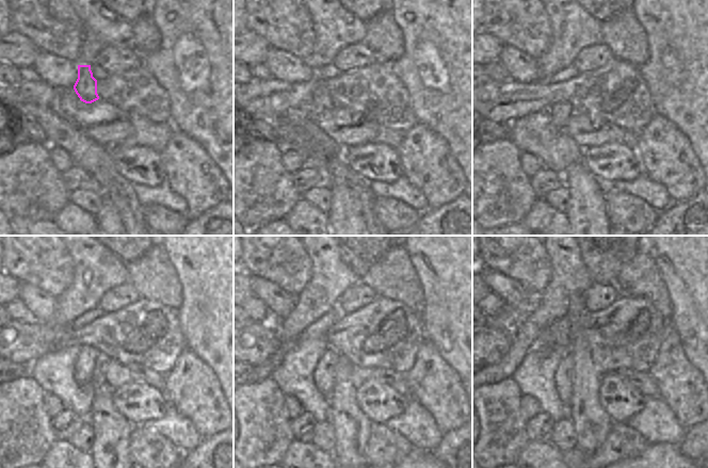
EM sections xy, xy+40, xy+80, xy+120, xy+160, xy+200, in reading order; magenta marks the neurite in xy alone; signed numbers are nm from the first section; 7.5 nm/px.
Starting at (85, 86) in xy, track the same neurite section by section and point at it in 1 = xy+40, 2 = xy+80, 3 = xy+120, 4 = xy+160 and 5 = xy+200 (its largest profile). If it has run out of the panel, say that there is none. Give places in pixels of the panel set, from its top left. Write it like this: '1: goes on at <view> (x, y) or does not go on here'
1: goes on at xy+40 (321, 101)
2: goes on at xy+80 (560, 113)
3: goes on at xy+120 (87, 357)
4: goes on at xy+160 (323, 376)
5: goes on at xy+200 (563, 376)

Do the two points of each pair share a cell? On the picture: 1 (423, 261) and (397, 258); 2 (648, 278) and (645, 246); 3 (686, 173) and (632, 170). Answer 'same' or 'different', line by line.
1: different
2: different
3: different

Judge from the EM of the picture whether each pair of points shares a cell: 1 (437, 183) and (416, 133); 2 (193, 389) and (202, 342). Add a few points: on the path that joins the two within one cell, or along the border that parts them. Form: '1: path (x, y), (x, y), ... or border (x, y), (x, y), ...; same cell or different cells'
1: path (434, 171), (427, 162), (420, 144); same cell
2: border (184, 345), (192, 350), (215, 374); different cells

